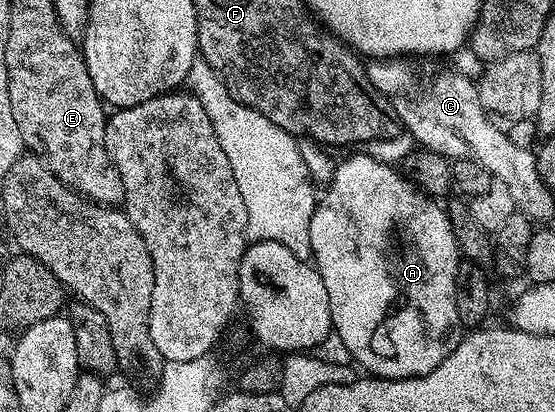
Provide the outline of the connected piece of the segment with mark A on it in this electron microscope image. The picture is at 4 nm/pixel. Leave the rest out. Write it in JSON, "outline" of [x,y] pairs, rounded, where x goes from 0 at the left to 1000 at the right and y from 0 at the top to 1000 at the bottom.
{"outline":[[[638,367],[625,391],[609,391],[602,413],[602,432],[586,451],[587,471],[578,471],[568,495],[562,541],[559,544],[559,612],[564,641],[584,677],[584,697],[591,697],[591,745],[602,786],[600,806],[620,823],[620,842],[627,842],[632,869],[659,893],[661,908],[677,915],[695,915],[712,925],[723,915],[762,915],[771,900],[793,891],[800,871],[818,850],[829,825],[829,791],[822,765],[822,658],[829,631],[825,583],[818,551],[811,541],[811,519],[795,507],[784,481],[766,471],[748,454],[723,417],[717,420],[703,400],[665,381],[659,371]]]}

